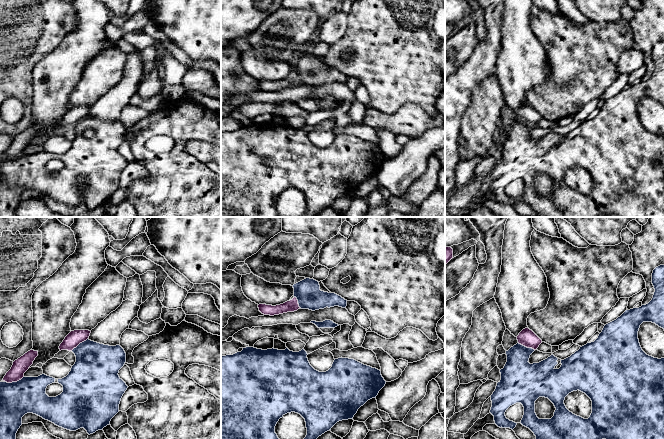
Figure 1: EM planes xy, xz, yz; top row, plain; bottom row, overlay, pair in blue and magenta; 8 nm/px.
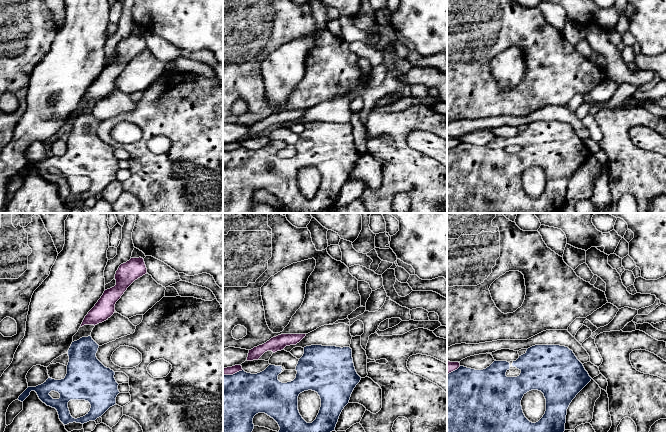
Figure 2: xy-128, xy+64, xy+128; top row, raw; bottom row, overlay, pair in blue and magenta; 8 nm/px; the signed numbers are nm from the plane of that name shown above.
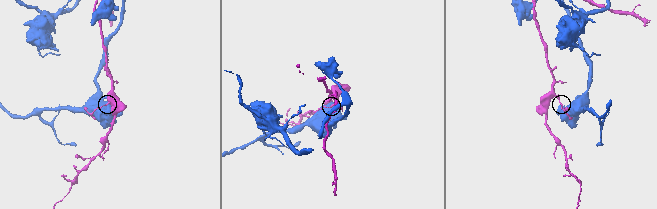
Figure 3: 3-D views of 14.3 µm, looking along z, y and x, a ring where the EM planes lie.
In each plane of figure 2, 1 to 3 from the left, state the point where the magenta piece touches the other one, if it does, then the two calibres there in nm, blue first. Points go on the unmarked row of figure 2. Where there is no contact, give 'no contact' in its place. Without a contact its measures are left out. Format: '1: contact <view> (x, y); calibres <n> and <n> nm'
1: no contact
2: contact xy+64 (233, 150); calibres 480 and 70 nm
3: contact xy+128 (453, 147); calibres 500 and 100 nm

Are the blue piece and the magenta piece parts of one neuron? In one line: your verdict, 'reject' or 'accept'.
reject

